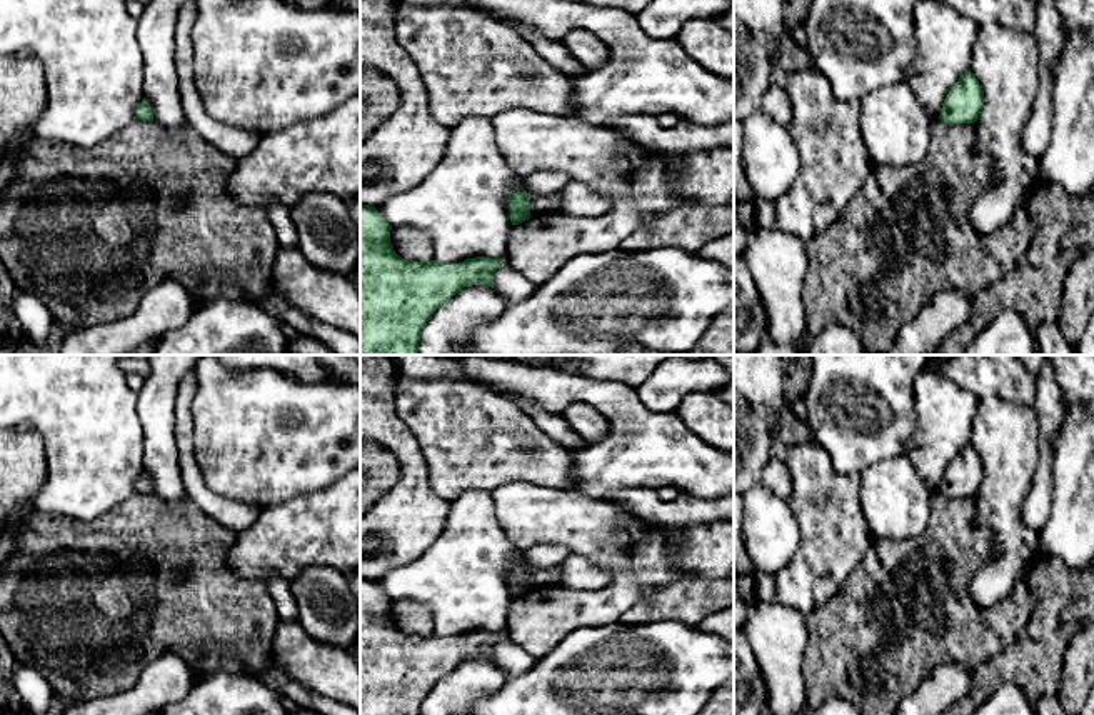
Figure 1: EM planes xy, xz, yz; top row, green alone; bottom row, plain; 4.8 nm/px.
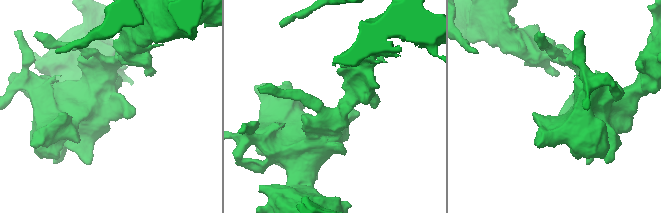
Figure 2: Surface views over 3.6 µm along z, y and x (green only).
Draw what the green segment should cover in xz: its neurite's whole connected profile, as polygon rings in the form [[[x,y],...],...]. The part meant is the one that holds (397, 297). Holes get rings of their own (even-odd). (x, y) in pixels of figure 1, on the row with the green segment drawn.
[[[360,205],[360,355],[417,355],[422,330],[434,312],[464,287],[494,288],[494,273],[505,262],[489,257],[459,263],[404,260],[390,243],[390,230],[375,207]]]

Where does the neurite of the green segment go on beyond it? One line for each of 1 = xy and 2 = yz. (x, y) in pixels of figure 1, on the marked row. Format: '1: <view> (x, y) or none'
1: none
2: none

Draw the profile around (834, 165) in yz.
[[[814,67],[787,73],[792,118],[785,127],[800,167],[790,188],[774,202],[775,230],[810,243],[837,227],[874,165],[859,133],[859,102],[841,102]]]

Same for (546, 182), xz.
[[[540,170],[524,178],[530,195],[559,193],[570,180],[570,175],[559,170]]]

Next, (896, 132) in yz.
[[[892,83],[859,100],[859,133],[872,165],[906,167],[924,160],[931,120],[907,83]]]

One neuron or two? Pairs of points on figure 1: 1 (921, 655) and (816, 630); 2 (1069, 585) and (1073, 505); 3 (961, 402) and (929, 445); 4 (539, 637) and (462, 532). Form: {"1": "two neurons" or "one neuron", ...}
{"1": "one neuron", "2": "two neurons", "3": "one neuron", "4": "two neurons"}

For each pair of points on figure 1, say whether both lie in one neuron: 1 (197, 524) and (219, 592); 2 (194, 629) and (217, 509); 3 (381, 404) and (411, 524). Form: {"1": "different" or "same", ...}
{"1": "same", "2": "different", "3": "same"}

